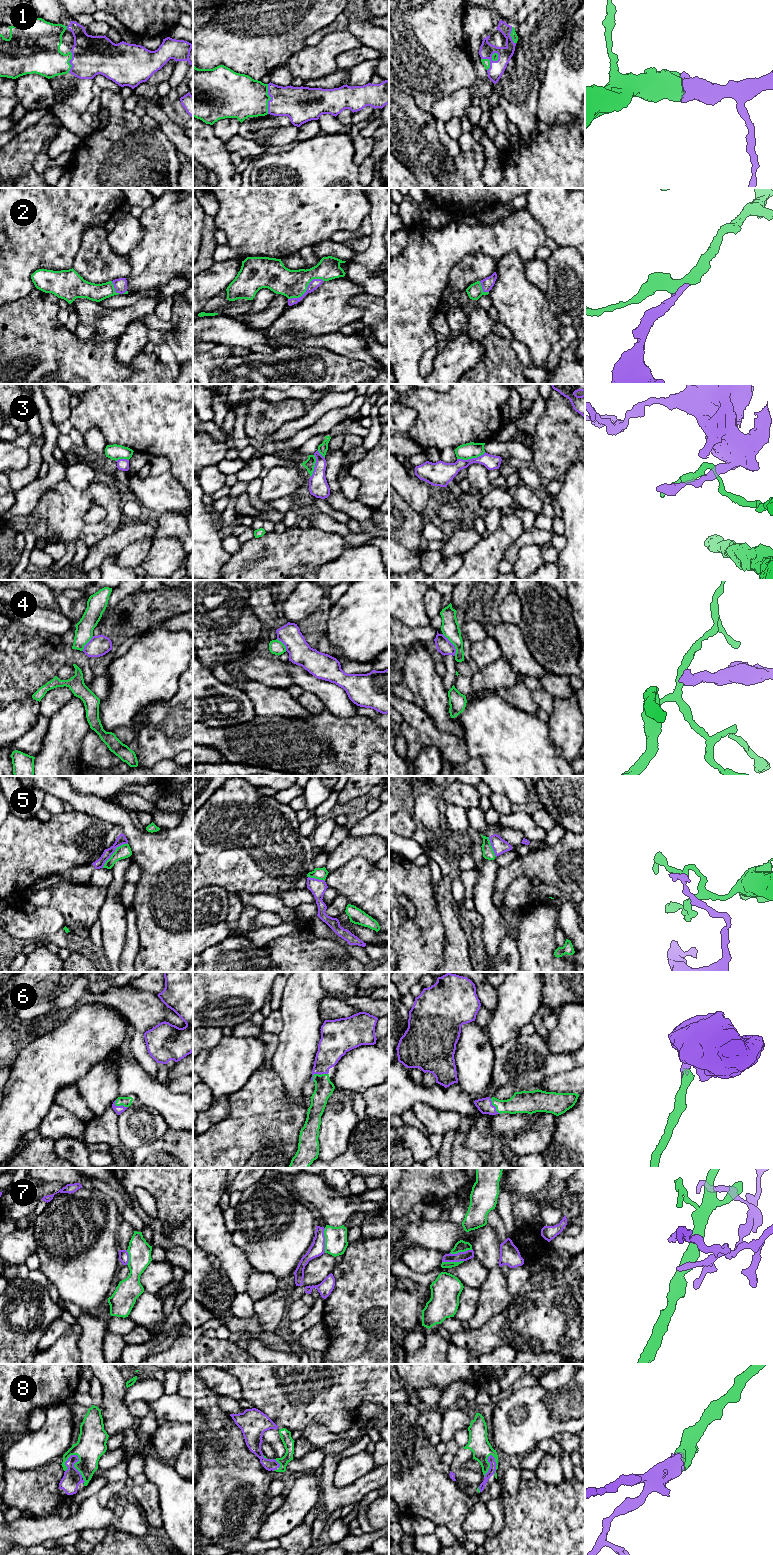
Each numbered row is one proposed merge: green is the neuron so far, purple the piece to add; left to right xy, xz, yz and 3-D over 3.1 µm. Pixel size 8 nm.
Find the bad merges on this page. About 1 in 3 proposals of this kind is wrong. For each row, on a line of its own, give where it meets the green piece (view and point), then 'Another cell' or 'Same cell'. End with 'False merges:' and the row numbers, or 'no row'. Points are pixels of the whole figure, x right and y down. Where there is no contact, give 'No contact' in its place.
1: Touches green at xz (270, 99). Same cell
2: Touches green at xz (306, 289). Same cell
3: Touches green at yz (471, 458). Another cell
4: Touches green at yz (453, 644). Another cell
5: Touches green at xy (114, 852). Another cell
6: Touches green at xz (317, 1074). Same cell
7: Touches green at xz (325, 1240). Another cell
8: Touches green at xy (74, 1466). Same cell
False merges: 3, 4, 5, 7

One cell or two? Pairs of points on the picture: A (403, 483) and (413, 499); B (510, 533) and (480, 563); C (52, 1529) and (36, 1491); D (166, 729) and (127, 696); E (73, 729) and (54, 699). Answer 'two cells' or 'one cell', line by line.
A: one cell
B: one cell
C: two cells
D: two cells
E: two cells

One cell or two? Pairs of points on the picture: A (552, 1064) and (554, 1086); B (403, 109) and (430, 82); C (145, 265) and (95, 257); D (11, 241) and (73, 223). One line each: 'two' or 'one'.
A: two
B: two
C: two
D: one

